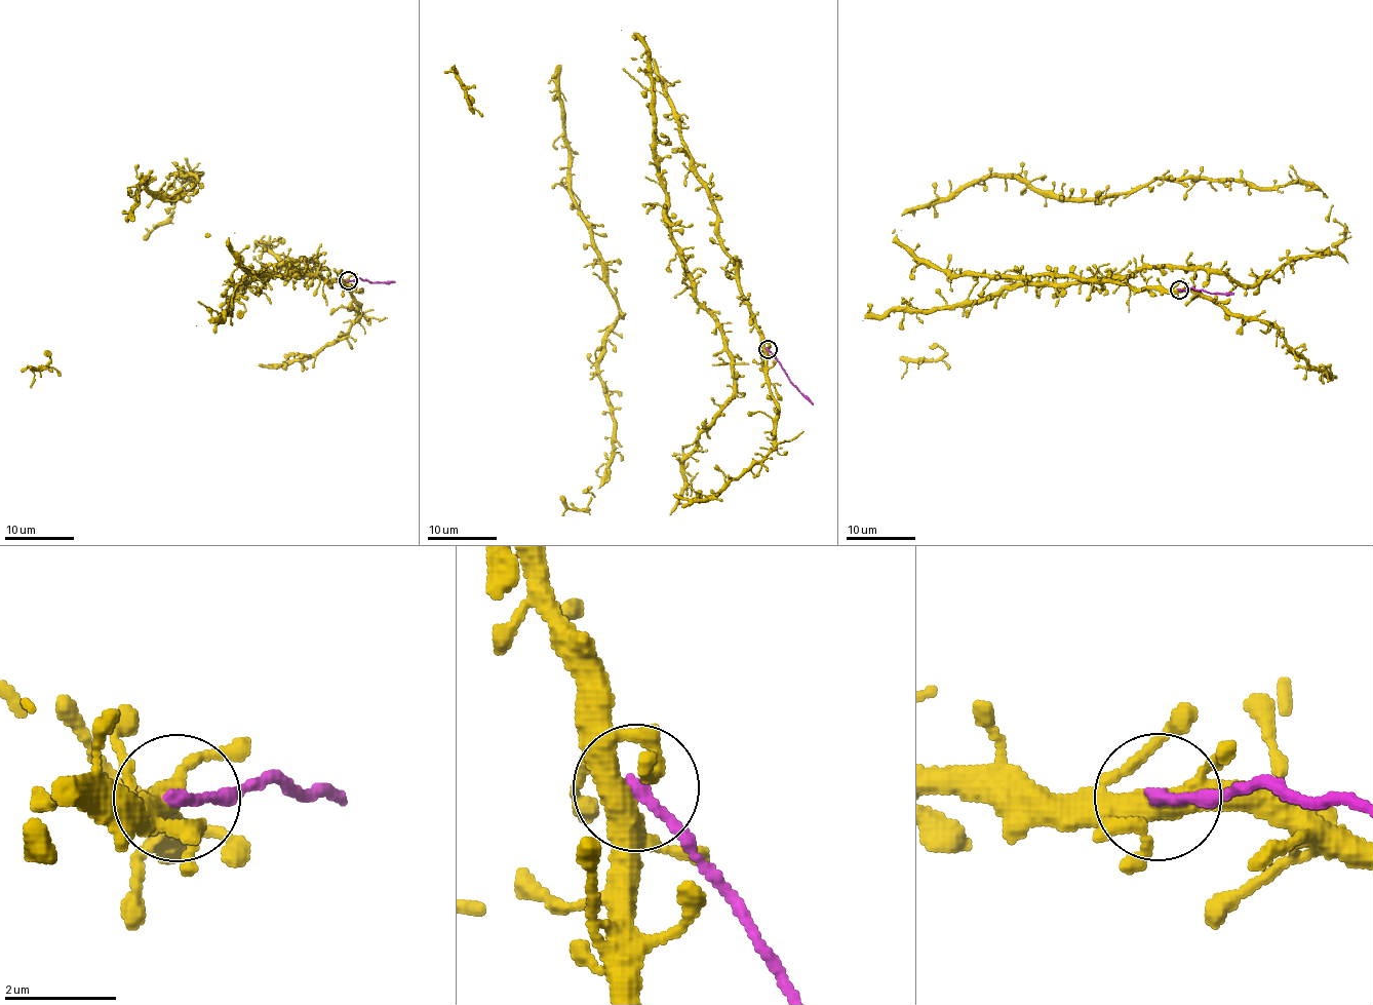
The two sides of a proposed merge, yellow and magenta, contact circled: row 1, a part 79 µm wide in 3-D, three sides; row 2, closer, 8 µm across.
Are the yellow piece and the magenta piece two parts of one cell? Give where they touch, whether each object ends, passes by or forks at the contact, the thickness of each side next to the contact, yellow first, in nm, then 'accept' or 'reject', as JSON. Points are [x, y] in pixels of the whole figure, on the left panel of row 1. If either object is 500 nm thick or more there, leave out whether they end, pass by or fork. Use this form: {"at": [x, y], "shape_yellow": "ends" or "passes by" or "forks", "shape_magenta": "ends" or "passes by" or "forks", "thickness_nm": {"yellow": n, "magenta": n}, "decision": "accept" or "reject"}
{"at": [348, 280], "shape_yellow": "forks", "shape_magenta": "ends", "thickness_nm": {"yellow": 400, "magenta": 240}, "decision": "reject"}

